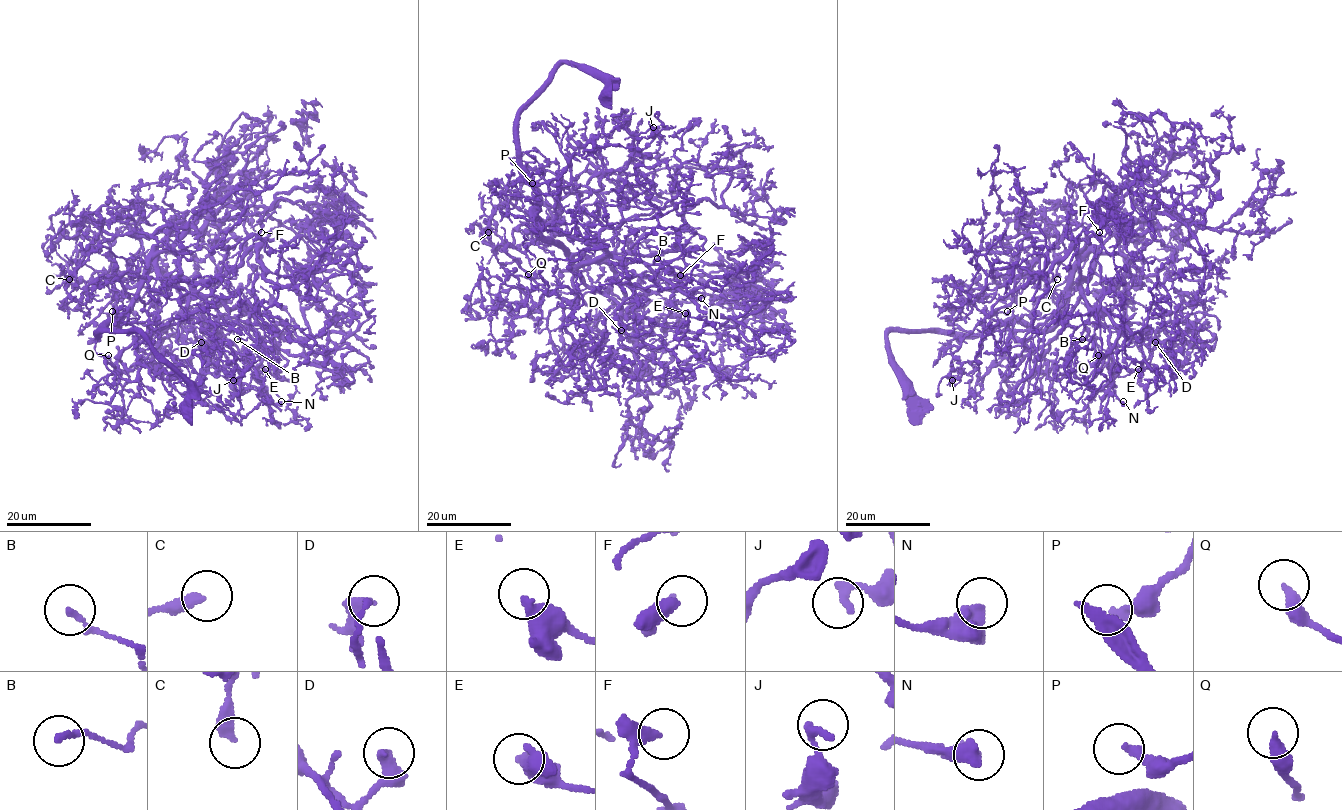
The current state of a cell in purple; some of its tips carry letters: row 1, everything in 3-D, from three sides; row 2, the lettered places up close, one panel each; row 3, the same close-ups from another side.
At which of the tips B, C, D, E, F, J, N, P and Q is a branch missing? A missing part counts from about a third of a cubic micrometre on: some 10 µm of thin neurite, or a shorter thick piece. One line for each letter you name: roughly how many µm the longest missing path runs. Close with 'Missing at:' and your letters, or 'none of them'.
Missing at: none of them

